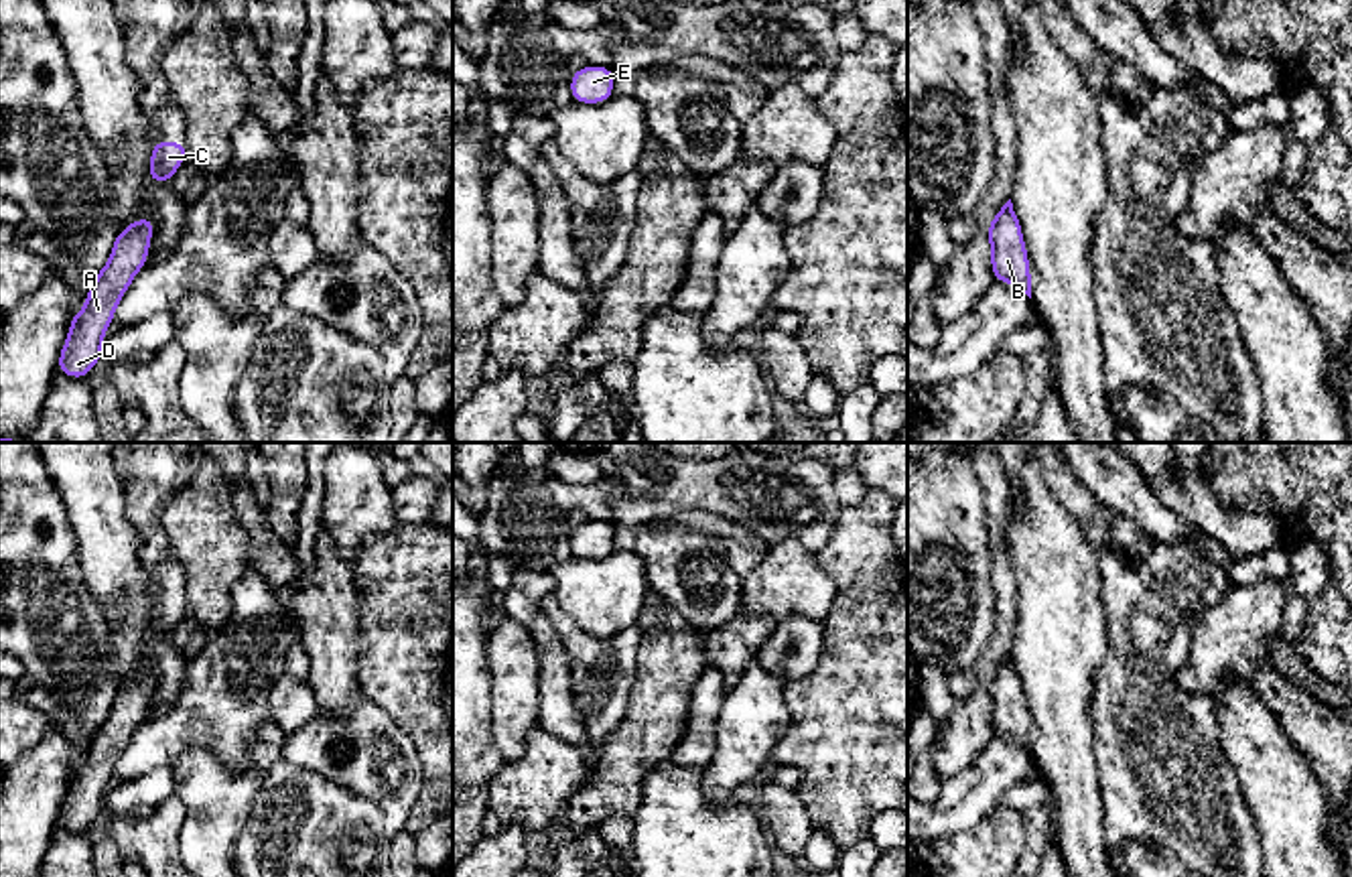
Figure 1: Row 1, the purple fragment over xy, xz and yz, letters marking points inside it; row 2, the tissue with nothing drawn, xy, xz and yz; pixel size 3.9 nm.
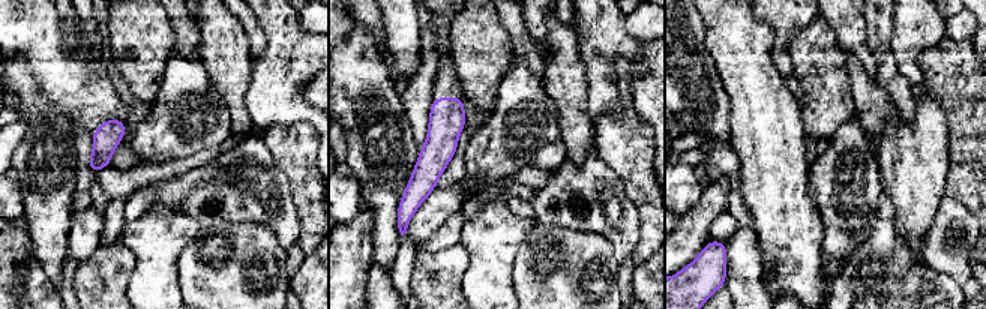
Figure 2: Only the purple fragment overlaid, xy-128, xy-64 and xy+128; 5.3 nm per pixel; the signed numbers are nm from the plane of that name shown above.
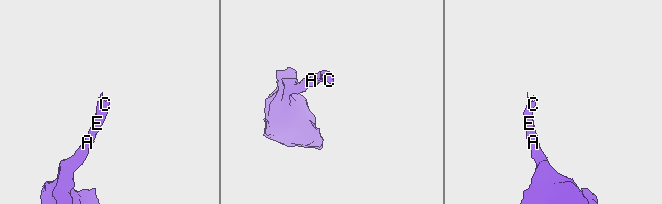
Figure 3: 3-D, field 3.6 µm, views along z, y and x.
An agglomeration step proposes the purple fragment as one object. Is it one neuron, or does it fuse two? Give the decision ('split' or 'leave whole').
leave whole

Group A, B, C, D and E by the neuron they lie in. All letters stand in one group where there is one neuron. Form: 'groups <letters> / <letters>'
groups A B C D E

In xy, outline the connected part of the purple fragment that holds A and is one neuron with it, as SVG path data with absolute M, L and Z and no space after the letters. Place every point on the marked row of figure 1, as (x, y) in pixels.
M142 215L116 235L108 264L89 284L85 307L71 317L57 374L83 380L99 361L104 333L114 321L116 307L132 284L132 278L148 262L154 227L152 217Z

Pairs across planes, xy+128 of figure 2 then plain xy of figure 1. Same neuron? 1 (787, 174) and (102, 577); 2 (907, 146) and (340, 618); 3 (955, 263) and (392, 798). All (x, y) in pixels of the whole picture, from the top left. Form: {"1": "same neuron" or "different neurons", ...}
{"1": "same neuron", "2": "same neuron", "3": "same neuron"}

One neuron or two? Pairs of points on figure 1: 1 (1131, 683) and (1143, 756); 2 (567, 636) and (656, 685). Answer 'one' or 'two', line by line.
1: one
2: two

